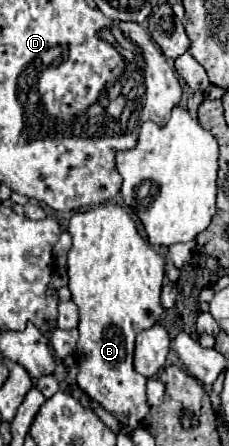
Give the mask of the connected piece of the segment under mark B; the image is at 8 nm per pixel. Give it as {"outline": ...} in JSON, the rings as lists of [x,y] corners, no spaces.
{"outline":[[[102,203],[90,211],[76,213],[70,219],[68,231],[72,235],[72,249],[68,253],[68,275],[72,301],[80,309],[80,339],[78,339],[78,385],[100,403],[106,411],[120,417],[130,417],[128,425],[136,429],[146,417],[150,405],[146,399],[146,377],[134,371],[134,339],[138,331],[152,327],[162,311],[160,293],[164,279],[164,259],[140,237],[130,215],[114,203]]]}

